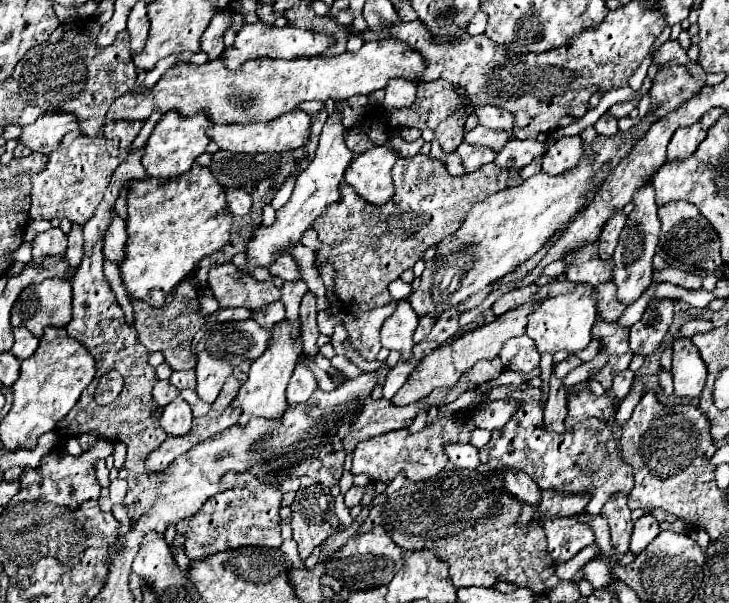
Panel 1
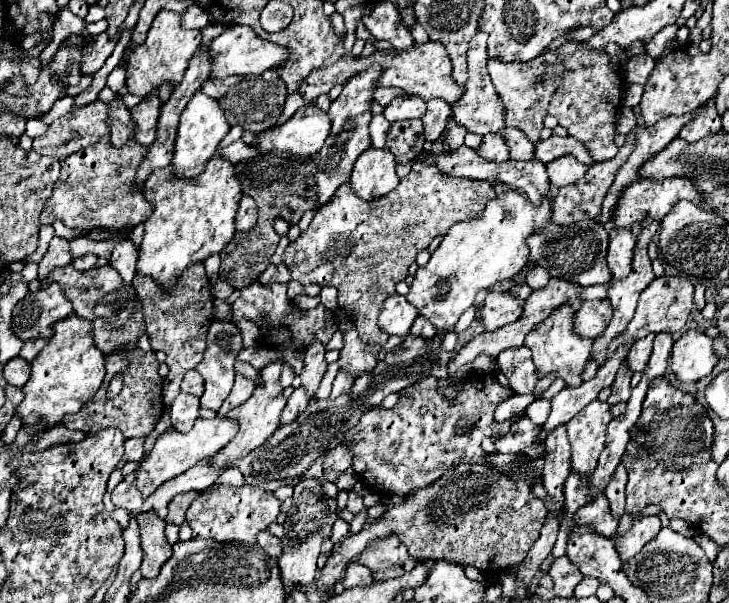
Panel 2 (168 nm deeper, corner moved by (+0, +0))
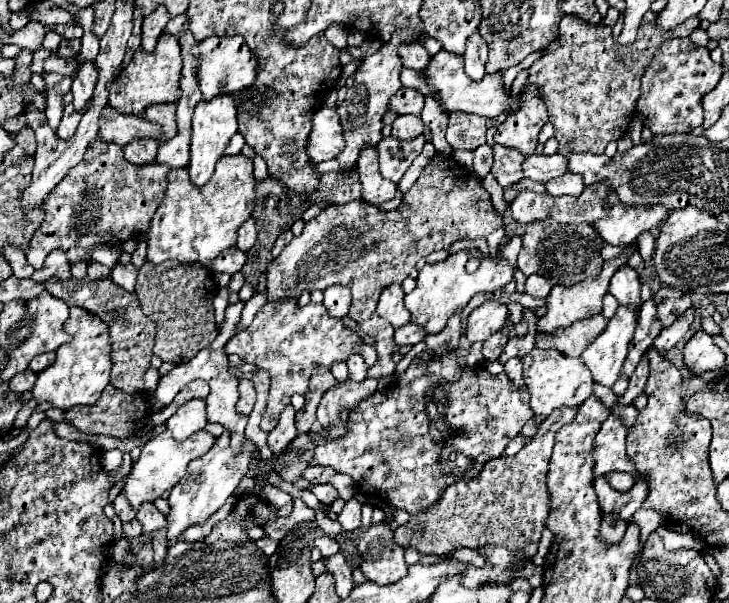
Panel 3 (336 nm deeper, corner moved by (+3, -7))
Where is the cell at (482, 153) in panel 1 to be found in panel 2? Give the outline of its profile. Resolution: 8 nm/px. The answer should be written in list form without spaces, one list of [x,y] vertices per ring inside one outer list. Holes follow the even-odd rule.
[[[493,133],[489,137],[483,137],[483,145],[479,149],[479,155],[487,161],[501,163],[501,161],[509,159],[509,145],[505,143],[501,133]]]

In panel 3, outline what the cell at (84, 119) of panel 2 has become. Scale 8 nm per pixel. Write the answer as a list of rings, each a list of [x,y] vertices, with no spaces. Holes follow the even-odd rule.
[[[106,106],[102,110],[102,126],[98,130],[98,138],[106,142],[114,142],[120,146],[126,146],[134,138],[160,138],[160,128],[156,124],[146,122],[140,116],[126,116],[120,112],[114,112],[114,108]]]

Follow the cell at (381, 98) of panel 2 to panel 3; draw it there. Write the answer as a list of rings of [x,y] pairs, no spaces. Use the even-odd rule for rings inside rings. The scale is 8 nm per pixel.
[[[400,88],[400,90],[390,98],[388,110],[390,110],[390,112],[396,112],[396,114],[414,114],[414,116],[420,116],[422,106],[424,106],[424,96],[422,96],[418,90]]]

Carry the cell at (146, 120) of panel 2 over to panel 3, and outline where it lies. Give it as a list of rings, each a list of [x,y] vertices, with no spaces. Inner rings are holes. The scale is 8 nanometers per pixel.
[[[150,104],[150,108],[146,108],[142,118],[150,120],[162,128],[160,142],[168,142],[178,132],[178,128],[176,128],[176,104]]]

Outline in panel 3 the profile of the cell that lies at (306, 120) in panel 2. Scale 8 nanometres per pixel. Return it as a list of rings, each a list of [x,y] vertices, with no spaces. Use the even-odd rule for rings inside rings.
[[[320,108],[312,116],[312,132],[308,136],[306,154],[312,162],[324,162],[338,156],[344,148],[342,126],[334,108]]]

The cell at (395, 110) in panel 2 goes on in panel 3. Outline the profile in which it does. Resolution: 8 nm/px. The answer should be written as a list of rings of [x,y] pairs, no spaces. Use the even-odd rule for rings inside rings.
[[[398,114],[396,120],[392,122],[392,136],[402,138],[402,140],[412,140],[414,136],[424,132],[424,122],[418,116],[410,114]]]

